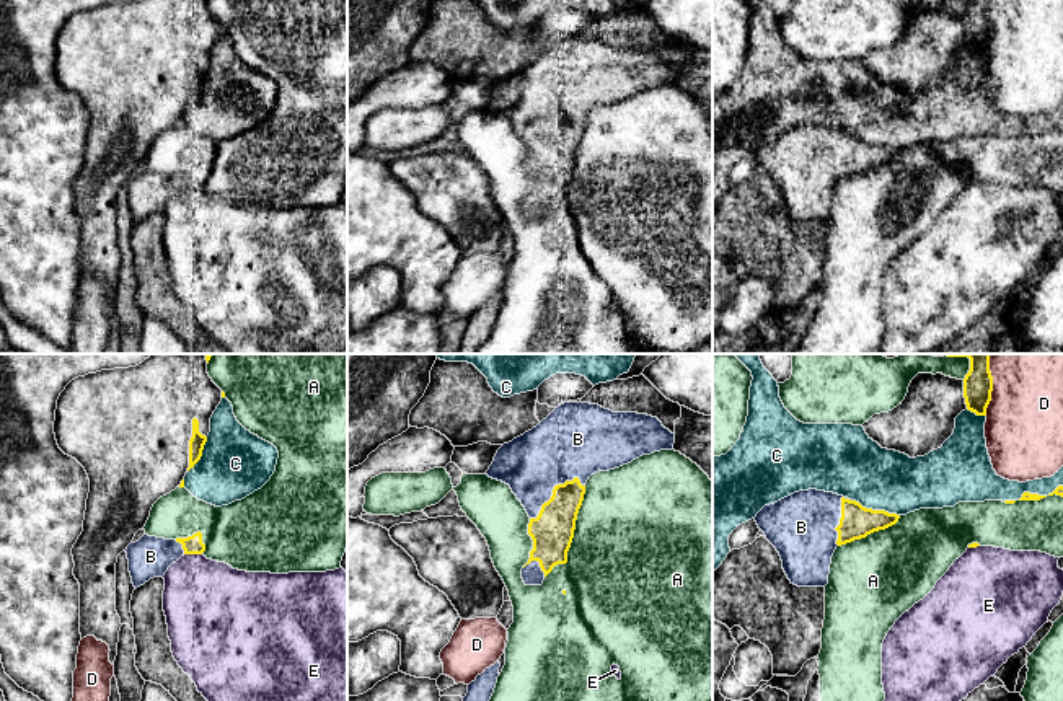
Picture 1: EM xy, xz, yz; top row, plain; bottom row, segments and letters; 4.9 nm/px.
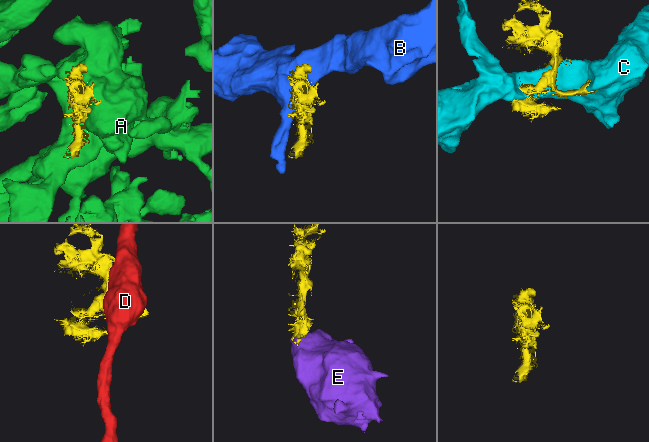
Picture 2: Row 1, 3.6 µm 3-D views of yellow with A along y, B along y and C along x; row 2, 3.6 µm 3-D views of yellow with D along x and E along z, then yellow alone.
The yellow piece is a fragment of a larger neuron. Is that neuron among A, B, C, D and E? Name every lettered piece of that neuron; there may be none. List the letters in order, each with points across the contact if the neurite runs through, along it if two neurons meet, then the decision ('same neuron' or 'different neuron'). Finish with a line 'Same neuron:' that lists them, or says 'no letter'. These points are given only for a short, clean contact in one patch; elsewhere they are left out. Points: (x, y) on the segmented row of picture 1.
A: same neuron
B: different neuron
C: different neuron
D: different neuron
E: different neuron
Same neuron: A

